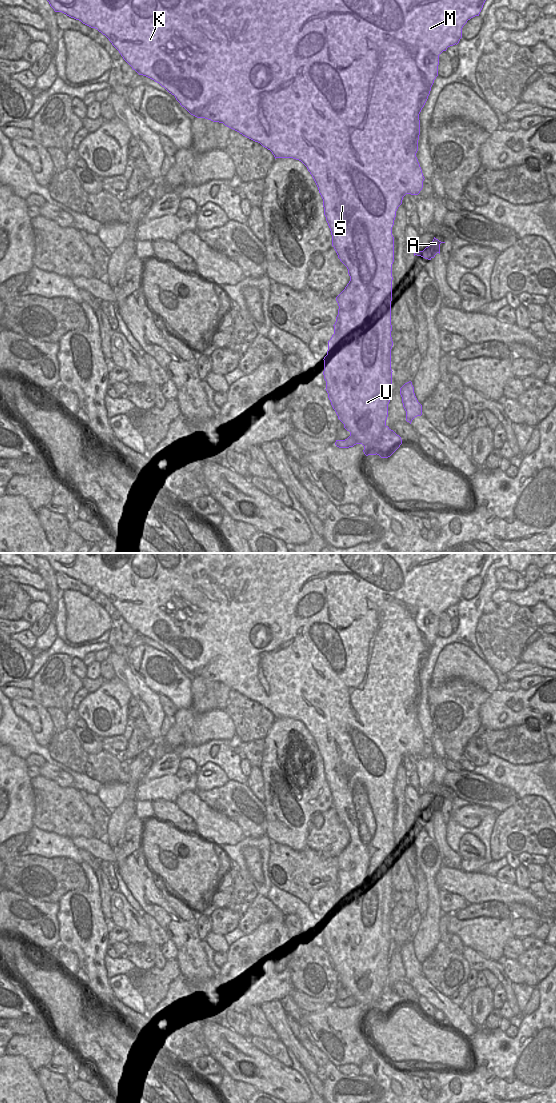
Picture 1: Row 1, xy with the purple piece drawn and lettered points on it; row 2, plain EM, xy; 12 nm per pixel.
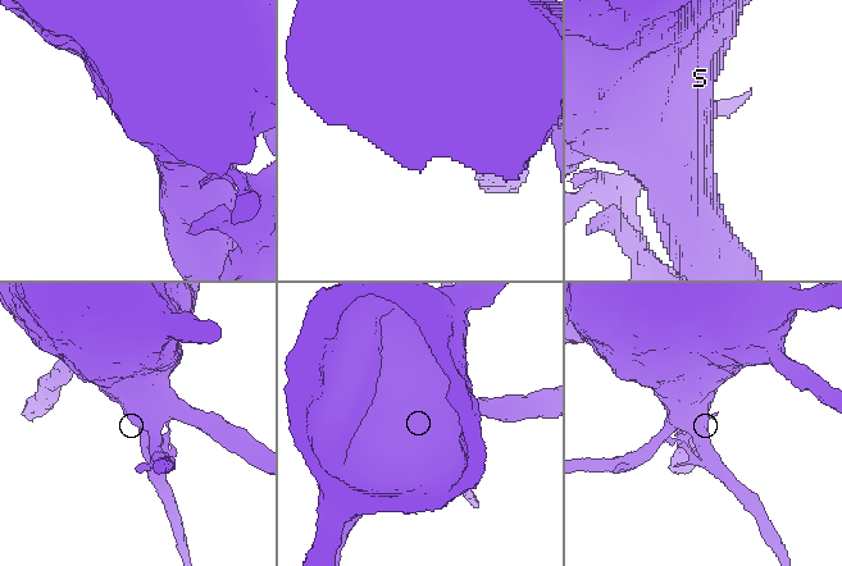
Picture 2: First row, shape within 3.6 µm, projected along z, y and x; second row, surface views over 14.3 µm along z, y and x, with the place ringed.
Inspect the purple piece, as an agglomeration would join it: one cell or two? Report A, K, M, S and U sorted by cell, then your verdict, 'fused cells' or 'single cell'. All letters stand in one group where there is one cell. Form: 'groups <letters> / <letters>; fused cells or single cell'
groups A / K M S U; fused cells

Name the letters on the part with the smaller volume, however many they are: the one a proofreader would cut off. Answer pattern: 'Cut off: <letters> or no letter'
Cut off: A.

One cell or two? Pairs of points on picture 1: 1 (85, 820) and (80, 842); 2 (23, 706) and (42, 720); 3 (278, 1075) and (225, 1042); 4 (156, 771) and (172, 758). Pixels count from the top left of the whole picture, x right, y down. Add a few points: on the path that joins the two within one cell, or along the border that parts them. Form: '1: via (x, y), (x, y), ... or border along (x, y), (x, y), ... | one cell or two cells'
1: border along (93, 836), (90, 838), (75, 836), (71, 839) | two cells
2: via (28, 709), (37, 717) | one cell
3: via (265, 1073), (252, 1061), (242, 1059), (238, 1055) | one cell
4: via (160, 768), (168, 762) | one cell

